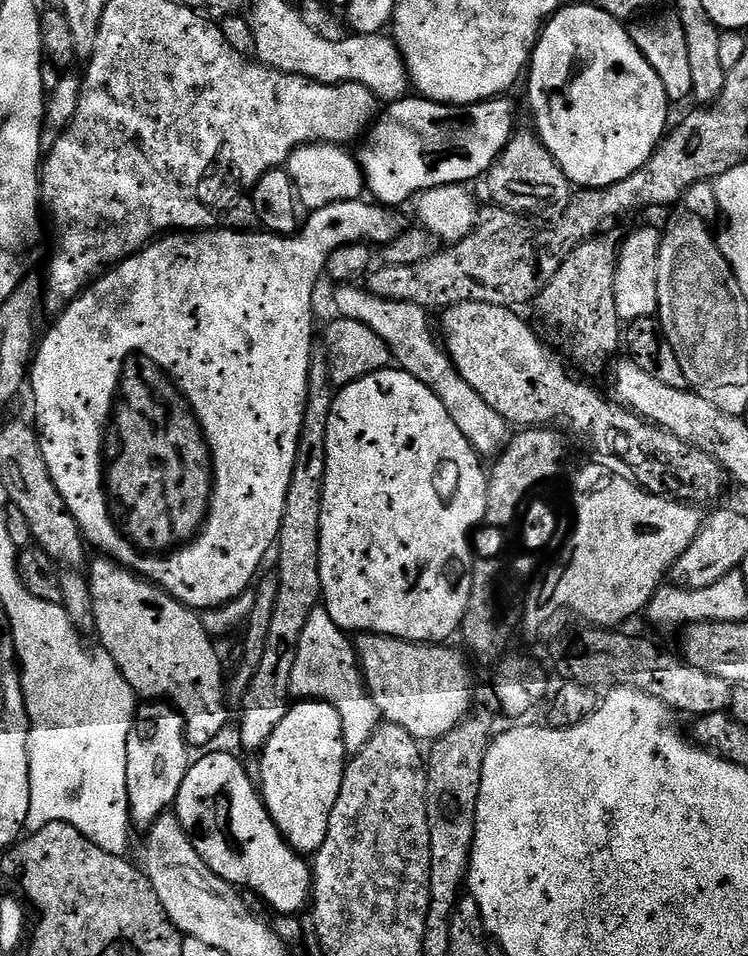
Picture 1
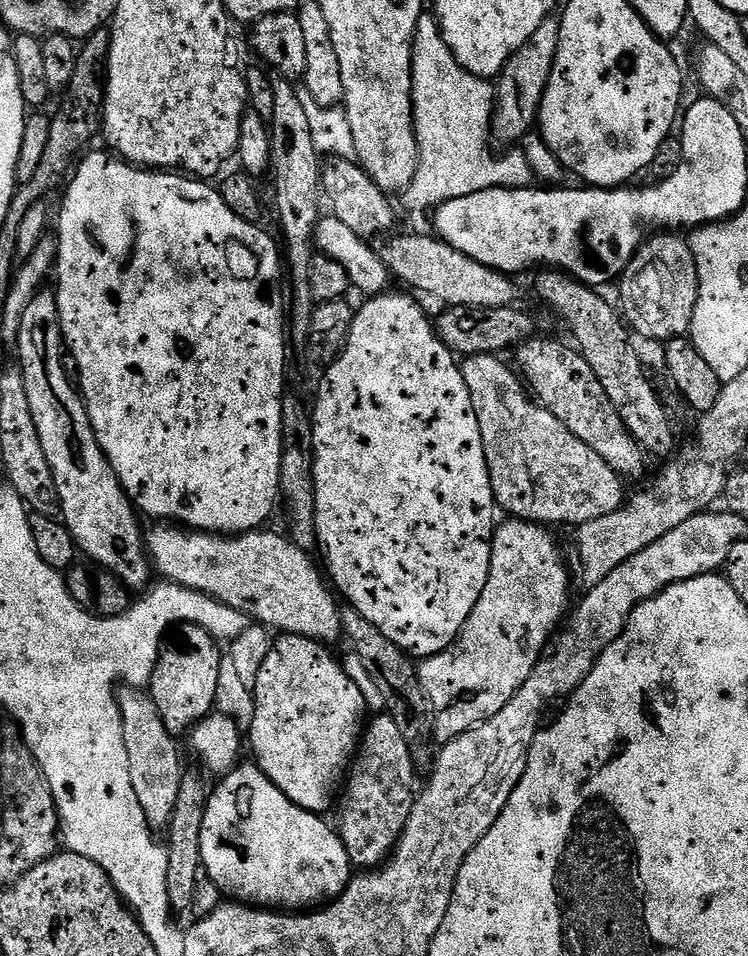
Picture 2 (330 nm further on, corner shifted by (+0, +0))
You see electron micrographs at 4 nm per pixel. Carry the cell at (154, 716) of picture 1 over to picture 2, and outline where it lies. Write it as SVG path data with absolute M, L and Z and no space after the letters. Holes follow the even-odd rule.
M193 624L179 625L167 637L166 644L152 675L150 695L158 706L158 714L162 714L162 722L166 722L166 730L180 738L183 732L184 735L191 733L216 707L222 652L216 649L219 648L218 642L211 634Z

